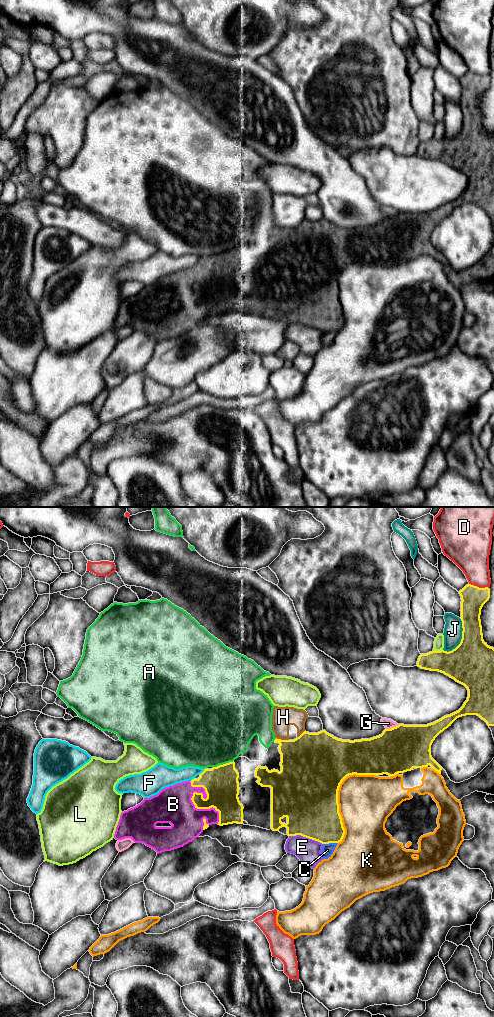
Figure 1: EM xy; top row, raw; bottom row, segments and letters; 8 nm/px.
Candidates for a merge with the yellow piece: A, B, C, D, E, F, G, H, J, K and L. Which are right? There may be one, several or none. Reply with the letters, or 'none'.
B

